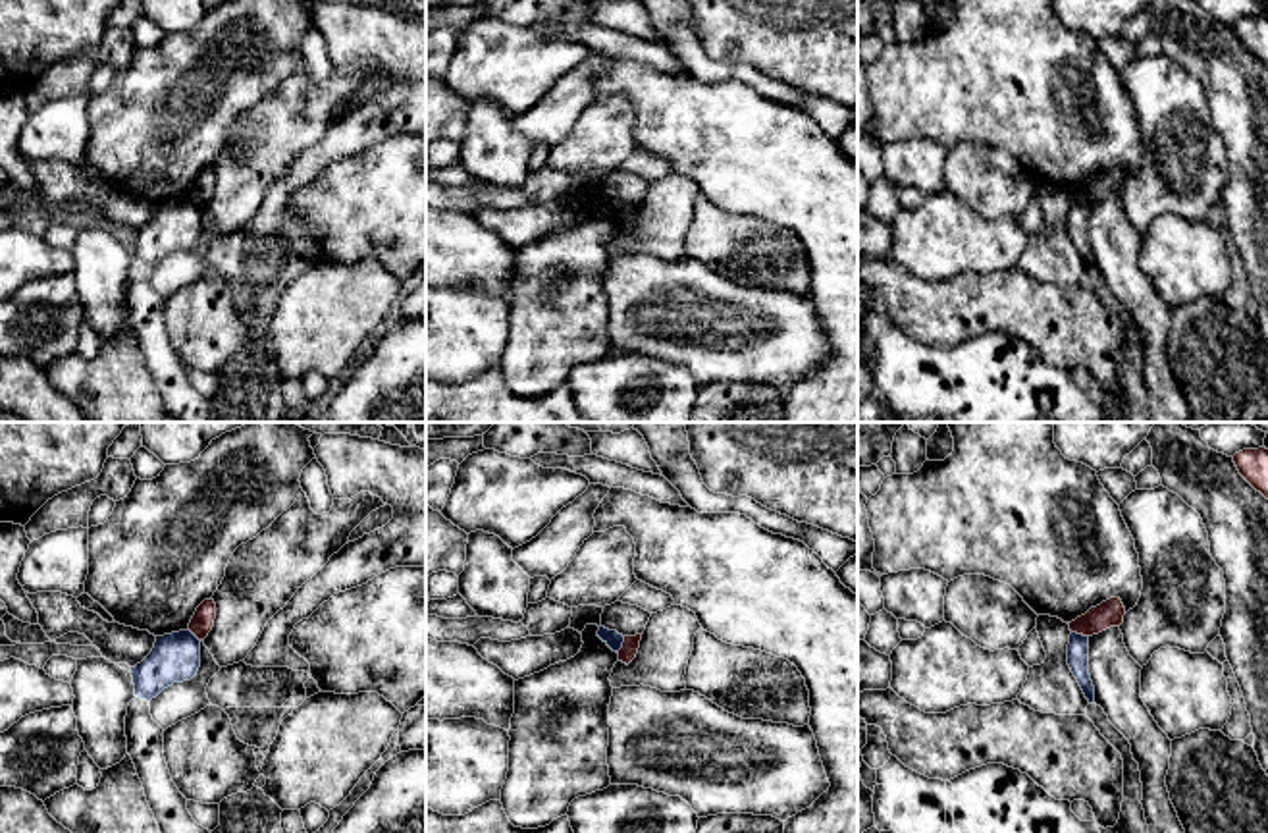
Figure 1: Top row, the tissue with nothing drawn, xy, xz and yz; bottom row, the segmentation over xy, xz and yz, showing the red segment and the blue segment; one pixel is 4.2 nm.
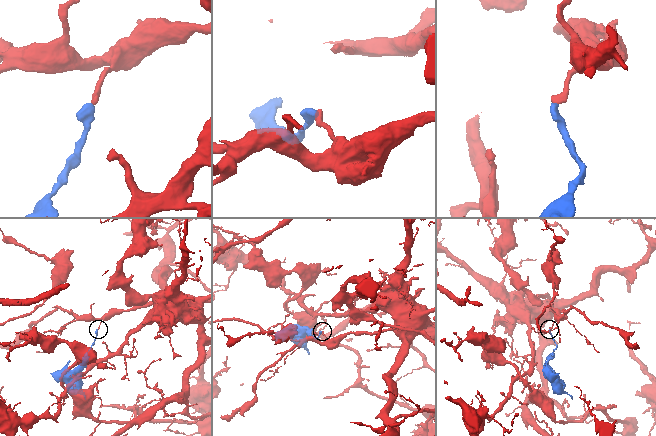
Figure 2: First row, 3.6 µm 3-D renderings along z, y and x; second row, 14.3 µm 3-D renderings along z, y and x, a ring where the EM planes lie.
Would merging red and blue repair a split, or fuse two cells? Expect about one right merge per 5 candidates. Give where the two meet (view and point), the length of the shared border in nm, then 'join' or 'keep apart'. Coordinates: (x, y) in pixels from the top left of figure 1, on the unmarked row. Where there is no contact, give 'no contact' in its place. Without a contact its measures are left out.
contact xz (623, 213); length 80 nm; keep apart

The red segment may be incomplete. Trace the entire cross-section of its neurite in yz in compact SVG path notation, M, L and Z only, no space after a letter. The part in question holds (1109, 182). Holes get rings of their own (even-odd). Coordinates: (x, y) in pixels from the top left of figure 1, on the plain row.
M1110 166L1096 175L1091 175L1085 183L1068 191L1071 201L1093 204L1110 195L1123 191L1125 175L1120 166Z

